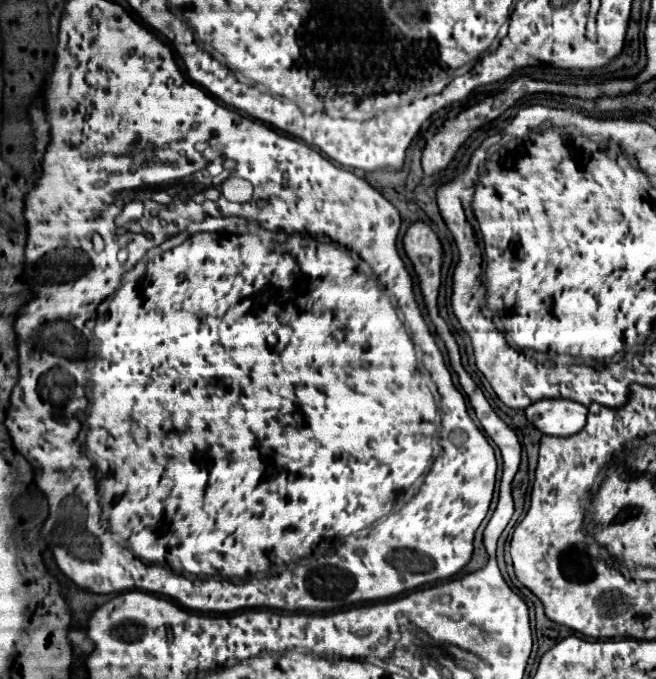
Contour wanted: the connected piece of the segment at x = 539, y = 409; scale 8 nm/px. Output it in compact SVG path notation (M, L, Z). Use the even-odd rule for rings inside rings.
M540 399L526 409L526 419L548 435L568 437L586 425L588 407L566 399Z

